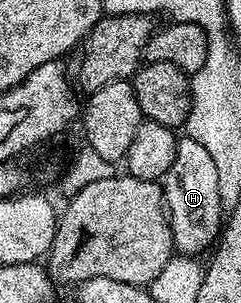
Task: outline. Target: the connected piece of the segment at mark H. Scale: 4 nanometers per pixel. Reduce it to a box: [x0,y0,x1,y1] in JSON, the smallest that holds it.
[161,136,225,255]

